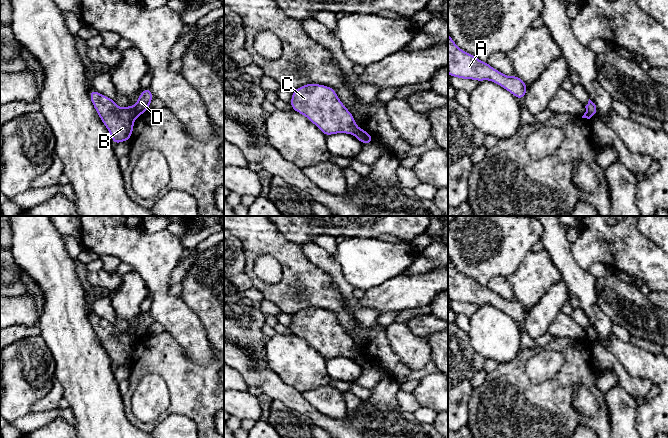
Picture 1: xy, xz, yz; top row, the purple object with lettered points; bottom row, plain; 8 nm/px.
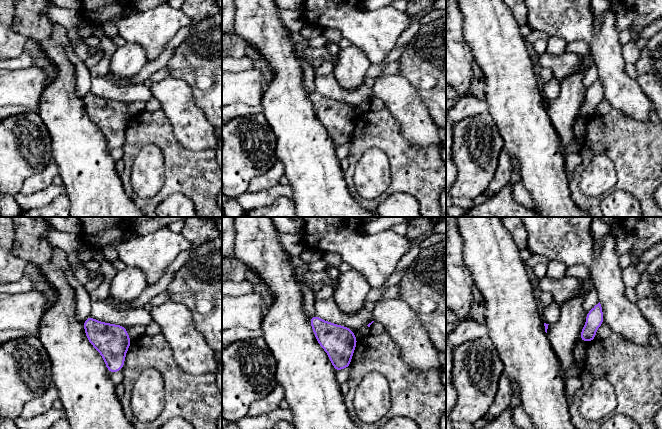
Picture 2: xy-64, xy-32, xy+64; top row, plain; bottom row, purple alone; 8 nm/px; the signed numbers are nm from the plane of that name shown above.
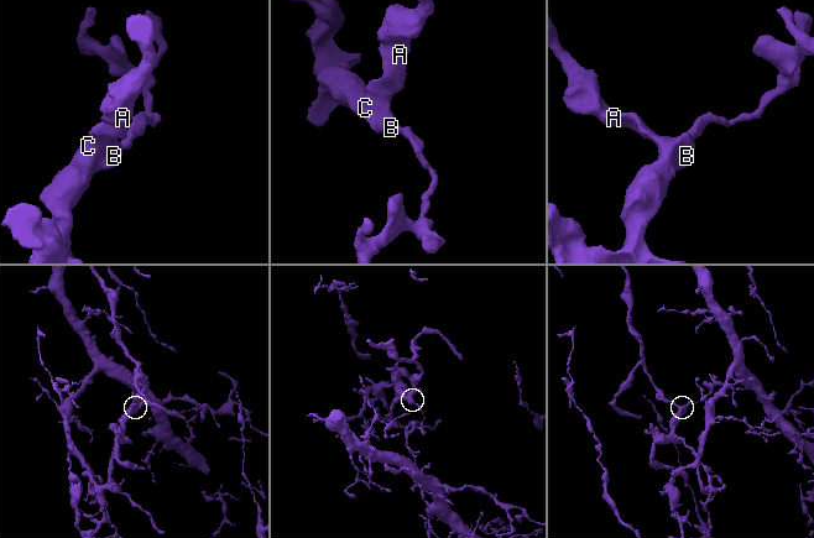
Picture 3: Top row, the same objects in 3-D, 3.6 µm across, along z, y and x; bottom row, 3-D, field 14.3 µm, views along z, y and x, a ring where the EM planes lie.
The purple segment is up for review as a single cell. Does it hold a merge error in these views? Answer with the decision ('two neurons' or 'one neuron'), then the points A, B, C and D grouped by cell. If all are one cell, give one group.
two neurons; A B C / D

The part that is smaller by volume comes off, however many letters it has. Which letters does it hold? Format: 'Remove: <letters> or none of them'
Remove: A, B, C

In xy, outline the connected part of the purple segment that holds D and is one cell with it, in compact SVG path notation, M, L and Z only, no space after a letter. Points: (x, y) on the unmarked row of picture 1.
M150 311L144 312L138 321L136 328L132 331L136 341L140 341L143 336L149 334L149 328L154 323Z

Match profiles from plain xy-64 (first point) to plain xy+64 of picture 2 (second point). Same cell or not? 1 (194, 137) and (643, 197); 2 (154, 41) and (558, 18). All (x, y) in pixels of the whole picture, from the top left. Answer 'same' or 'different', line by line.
1: different
2: same

